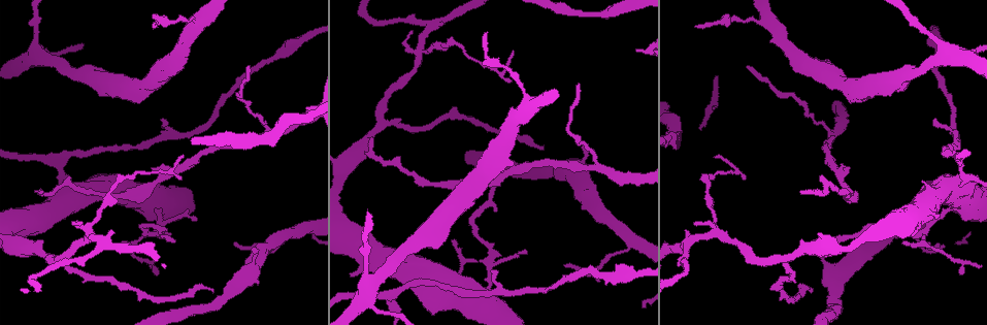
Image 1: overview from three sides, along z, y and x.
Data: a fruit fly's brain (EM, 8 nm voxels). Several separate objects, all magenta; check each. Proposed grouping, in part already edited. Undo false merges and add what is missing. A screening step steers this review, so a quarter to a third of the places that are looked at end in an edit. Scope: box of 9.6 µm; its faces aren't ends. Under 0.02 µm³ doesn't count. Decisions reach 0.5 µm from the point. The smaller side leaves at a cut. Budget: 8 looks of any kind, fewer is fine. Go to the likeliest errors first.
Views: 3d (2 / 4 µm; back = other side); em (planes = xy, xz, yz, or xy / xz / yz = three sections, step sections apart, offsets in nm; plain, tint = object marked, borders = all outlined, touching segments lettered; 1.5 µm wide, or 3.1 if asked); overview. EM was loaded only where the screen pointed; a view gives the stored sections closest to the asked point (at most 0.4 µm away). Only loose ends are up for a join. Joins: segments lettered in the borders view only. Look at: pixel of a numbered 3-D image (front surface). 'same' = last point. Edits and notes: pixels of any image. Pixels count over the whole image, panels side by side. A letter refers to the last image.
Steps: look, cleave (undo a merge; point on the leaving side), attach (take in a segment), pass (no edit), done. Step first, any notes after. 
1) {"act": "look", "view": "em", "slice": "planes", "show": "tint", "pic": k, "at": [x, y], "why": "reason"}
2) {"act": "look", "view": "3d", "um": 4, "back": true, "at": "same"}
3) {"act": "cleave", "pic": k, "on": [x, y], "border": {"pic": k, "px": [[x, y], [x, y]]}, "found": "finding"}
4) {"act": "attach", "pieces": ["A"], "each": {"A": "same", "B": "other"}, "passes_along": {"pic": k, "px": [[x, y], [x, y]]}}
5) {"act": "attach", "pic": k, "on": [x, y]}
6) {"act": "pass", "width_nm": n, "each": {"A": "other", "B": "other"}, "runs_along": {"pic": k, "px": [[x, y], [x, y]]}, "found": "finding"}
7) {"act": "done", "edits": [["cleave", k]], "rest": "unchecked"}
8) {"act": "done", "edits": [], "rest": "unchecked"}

{"act": "look", "view": "3d", "um": 4, "pic": 1, "at": [542, 145], "why": "end of a long branch"}

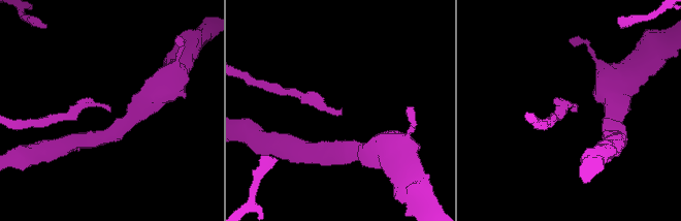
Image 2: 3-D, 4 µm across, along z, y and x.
{"act": "look", "view": "em", "slice": "planes", "show": "tint", "pic": 2, "at": [573, 112], "why": "shape alone is not enough"}

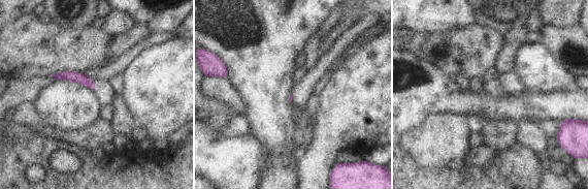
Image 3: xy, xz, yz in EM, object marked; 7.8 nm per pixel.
{"act": "look", "view": "em", "slice": "planes", "show": "borders", "at": "same", "why": "what lies round it"}

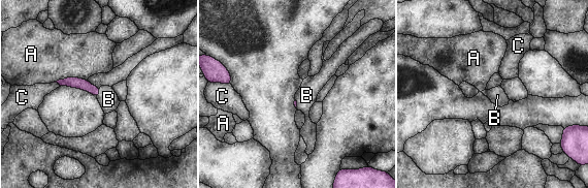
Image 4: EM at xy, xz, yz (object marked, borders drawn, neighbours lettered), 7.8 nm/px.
{"act": "attach", "pic": 4, "on": [108, 99], "each": {"A": "other", "B": "same", "C": "other"}, "found": "it goes on there"}

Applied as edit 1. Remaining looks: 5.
{"act": "look", "view": "overview"}

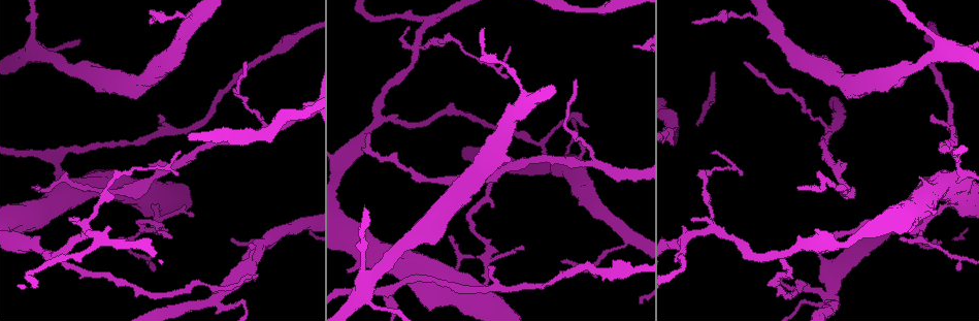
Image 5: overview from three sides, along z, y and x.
{"act": "look", "view": "em", "slice": "planes", "show": "borders", "pic": 5, "at": [170, 236]}

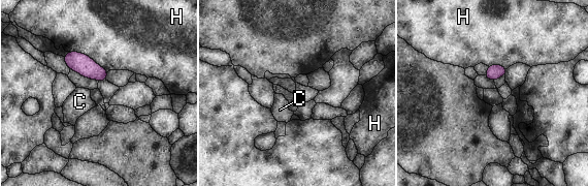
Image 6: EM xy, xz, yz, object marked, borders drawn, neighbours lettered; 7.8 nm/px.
{"act": "pass", "width_nm": 110, "each": {"C": "other", "H": "other"}, "border": {"pic": 6, "px": [[69, 51], [88, 55], [107, 71]]}, "found": "no lettered segment goes on from it"}

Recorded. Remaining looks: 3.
{"act": "look", "view": "3d", "um": 4, "back": true, "pic": 5, "at": [98, 191]}

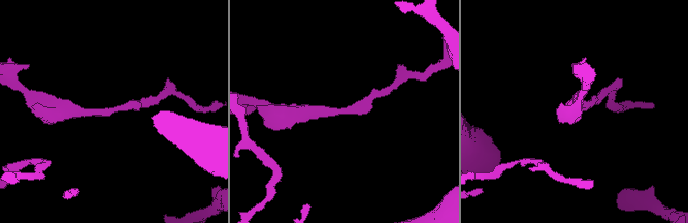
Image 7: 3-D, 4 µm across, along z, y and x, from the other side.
{"act": "look", "view": "em", "slice": "planes", "show": "plain", "pic": 7, "at": [347, 111], "why": "now the EM"}

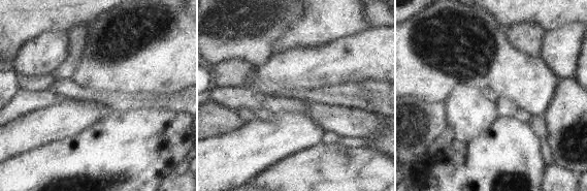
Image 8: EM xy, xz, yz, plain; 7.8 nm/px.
{"act": "look", "view": "em", "slice": "planes", "show": "borders", "at": "same", "why": "what lies round it"}

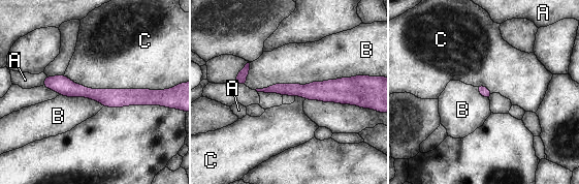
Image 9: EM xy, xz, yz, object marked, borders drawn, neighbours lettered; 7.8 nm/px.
{"act": "pass", "longest_contact_nm": ["B", 800], "each": {"A": "other", "B": "other", "C": "other"}, "runs_along": {"pic": 9, "px": [[46, 83], [106, 97], [153, 99]]}, "found": "all the same neuron"}

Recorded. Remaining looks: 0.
{"act": "done", "edits": [["attach", 4]], "rest": "unchecked"}

